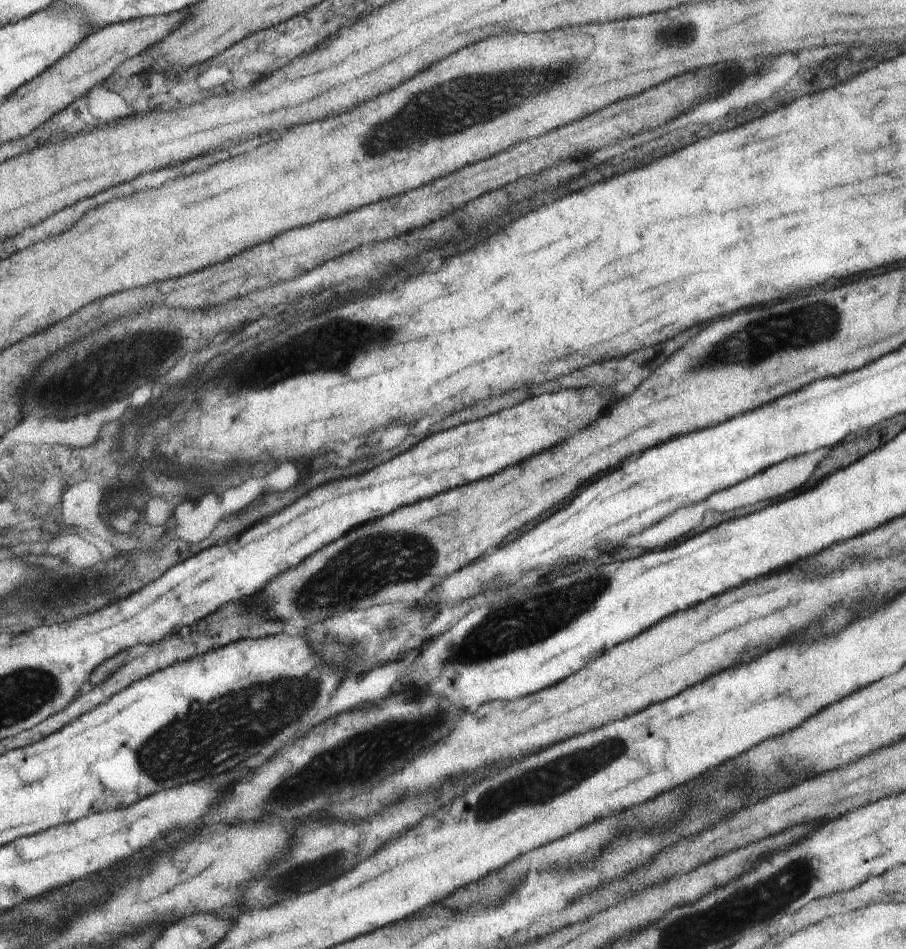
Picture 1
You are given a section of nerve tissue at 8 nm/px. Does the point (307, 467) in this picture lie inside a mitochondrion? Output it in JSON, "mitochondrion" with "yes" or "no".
{"mitochondrion":"no"}

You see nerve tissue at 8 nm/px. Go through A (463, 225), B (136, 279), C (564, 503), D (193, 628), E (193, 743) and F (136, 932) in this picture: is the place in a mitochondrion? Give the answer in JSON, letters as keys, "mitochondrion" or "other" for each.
{"A":"mitochondrion","B":"other","C":"other","D":"other","E":"mitochondrion","F":"other"}

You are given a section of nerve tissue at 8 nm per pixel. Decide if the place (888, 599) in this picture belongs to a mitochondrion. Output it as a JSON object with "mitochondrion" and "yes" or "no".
{"mitochondrion":"no"}

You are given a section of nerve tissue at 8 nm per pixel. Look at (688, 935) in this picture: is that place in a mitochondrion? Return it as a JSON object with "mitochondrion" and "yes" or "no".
{"mitochondrion":"yes"}

